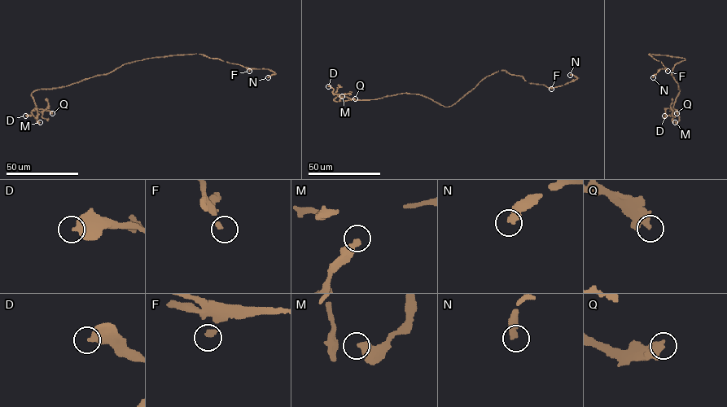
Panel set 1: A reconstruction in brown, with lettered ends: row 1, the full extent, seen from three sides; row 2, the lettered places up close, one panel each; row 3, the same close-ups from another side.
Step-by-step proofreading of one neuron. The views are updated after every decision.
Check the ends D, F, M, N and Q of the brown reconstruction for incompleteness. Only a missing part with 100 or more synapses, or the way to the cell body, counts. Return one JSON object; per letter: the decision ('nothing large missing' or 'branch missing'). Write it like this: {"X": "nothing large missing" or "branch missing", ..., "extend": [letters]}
{"D": "nothing large missing", "F": "nothing large missing", "M": "nothing large missing", "N": "branch missing", "Q": "nothing large missing", "extend": ["N"]}

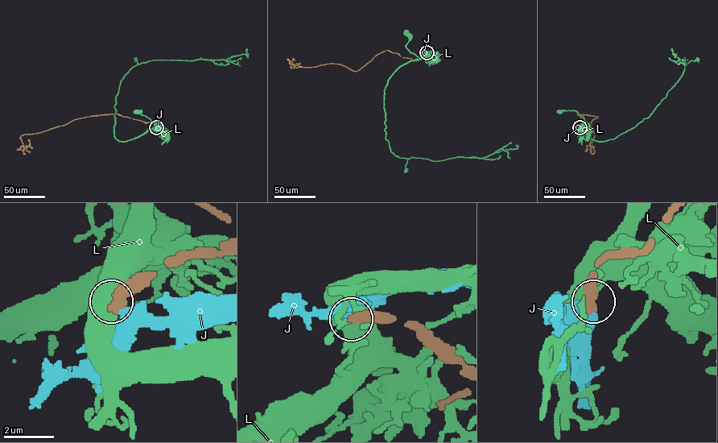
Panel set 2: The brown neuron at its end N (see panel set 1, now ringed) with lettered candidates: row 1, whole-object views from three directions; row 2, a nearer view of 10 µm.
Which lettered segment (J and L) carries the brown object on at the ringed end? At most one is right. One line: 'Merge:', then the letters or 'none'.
Merge: none

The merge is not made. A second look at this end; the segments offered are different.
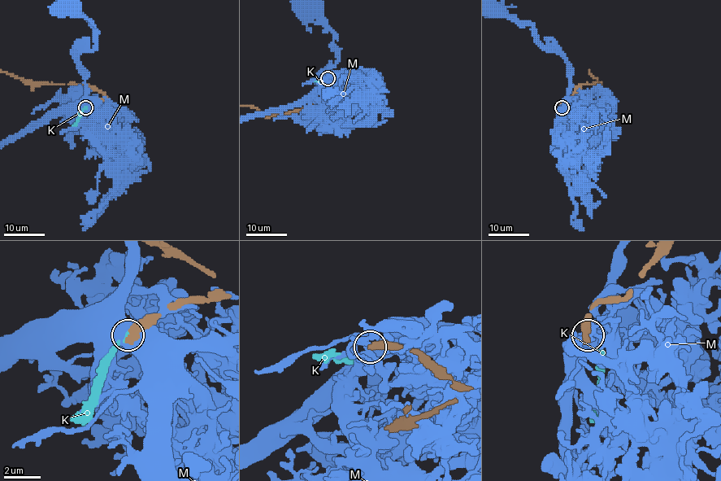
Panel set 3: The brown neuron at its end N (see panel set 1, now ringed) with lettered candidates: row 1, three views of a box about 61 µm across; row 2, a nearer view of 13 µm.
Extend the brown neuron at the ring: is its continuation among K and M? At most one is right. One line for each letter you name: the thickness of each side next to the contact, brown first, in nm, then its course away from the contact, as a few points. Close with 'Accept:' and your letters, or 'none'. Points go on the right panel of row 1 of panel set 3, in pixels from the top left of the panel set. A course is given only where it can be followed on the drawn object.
K: calibres 440 and 190 nm
Accept: K

